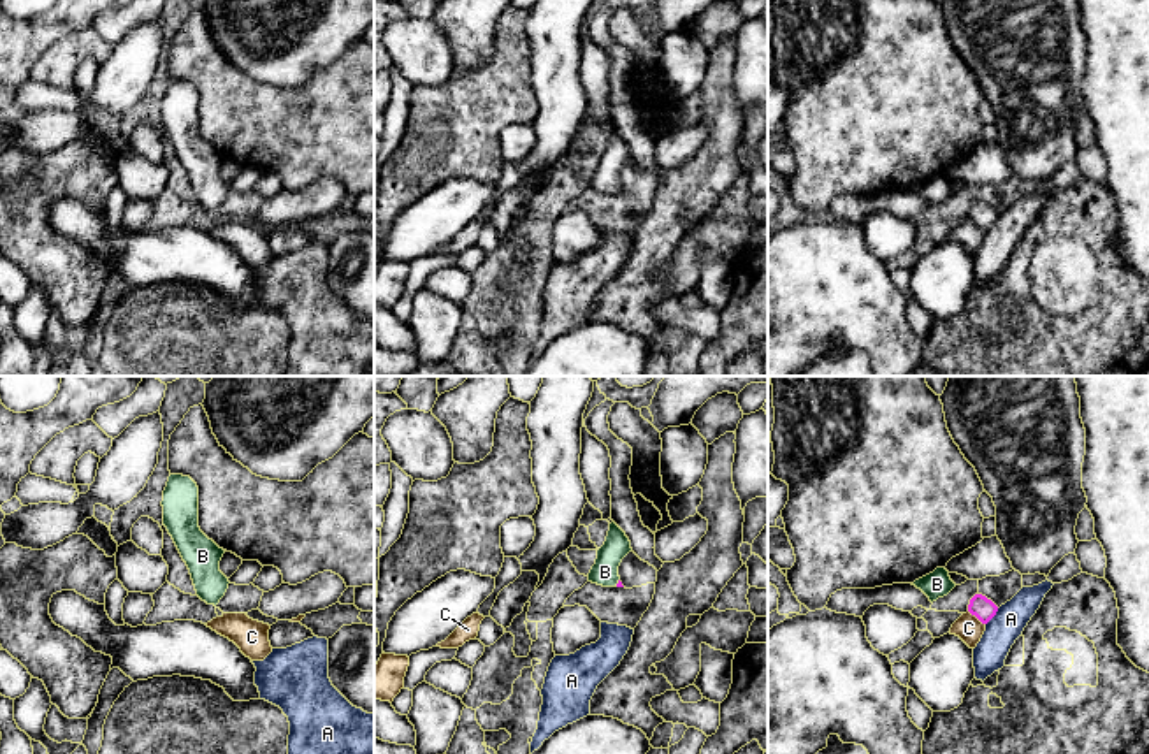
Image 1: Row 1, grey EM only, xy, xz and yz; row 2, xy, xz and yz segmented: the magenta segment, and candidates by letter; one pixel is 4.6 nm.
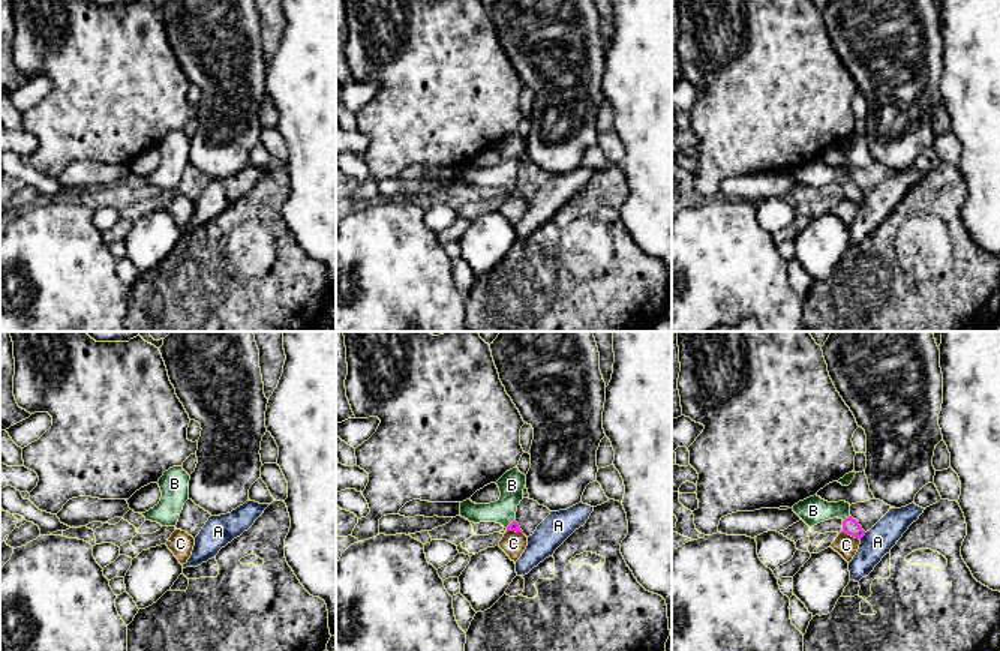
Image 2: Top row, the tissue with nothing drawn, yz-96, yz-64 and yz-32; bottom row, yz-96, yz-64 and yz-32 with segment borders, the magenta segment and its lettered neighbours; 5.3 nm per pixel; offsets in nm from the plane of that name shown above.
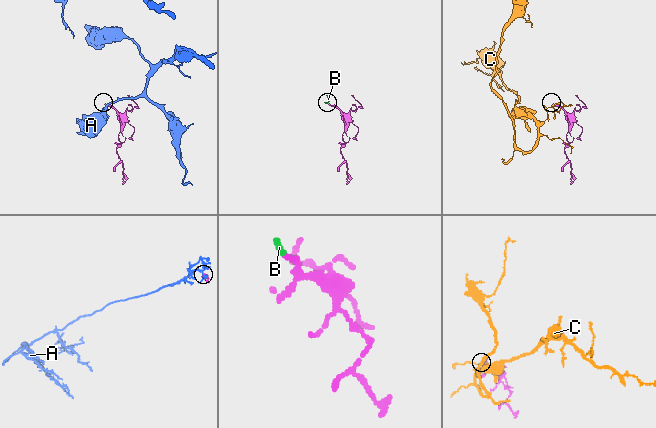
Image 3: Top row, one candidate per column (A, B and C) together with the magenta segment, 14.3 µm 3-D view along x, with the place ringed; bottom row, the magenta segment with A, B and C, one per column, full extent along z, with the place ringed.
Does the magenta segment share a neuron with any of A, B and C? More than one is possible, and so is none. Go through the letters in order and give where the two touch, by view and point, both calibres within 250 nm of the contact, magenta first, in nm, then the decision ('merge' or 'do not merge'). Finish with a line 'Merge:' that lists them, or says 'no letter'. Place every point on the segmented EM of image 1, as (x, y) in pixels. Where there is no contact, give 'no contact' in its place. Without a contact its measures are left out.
A: meets magenta in yz at (993, 616); 100 nm thick on the magenta side, 150 nm on the other; do not merge
B: meets magenta in xz at (619, 582); 20 nm thick on the magenta side, 120 nm on the other; merge
C: meets magenta in yz at (977, 617); 100 nm thick on the magenta side, 120 nm on the other; do not merge
Merge: B

